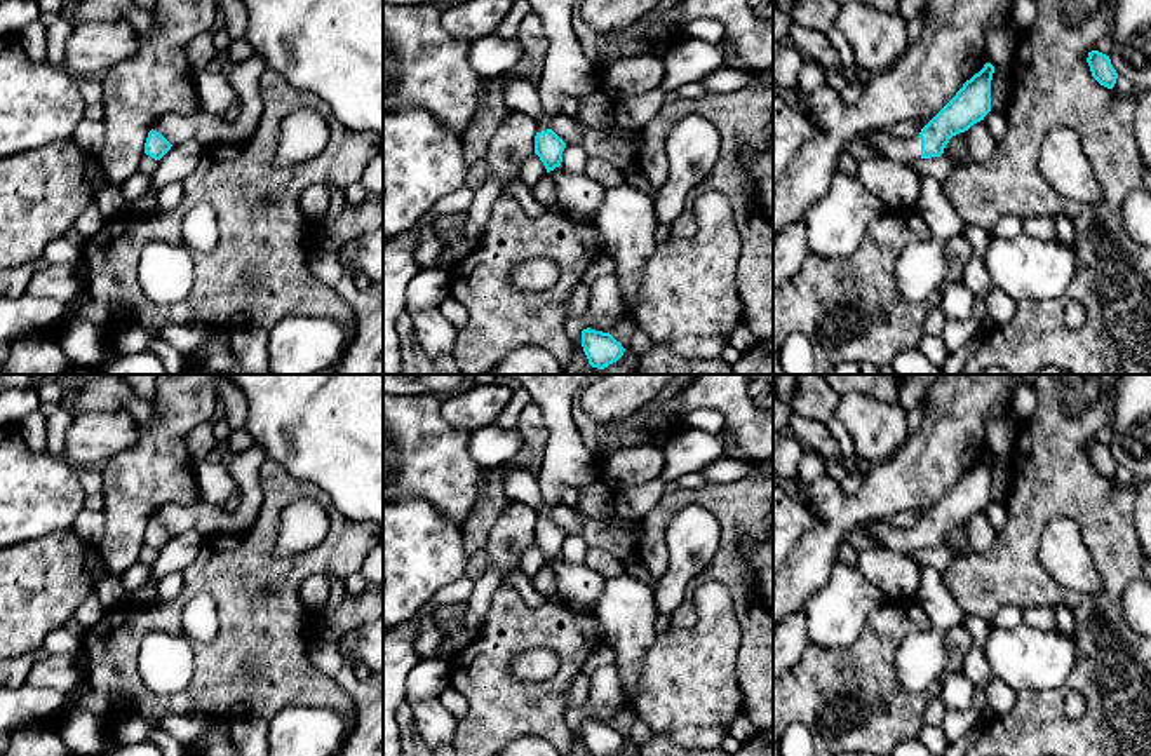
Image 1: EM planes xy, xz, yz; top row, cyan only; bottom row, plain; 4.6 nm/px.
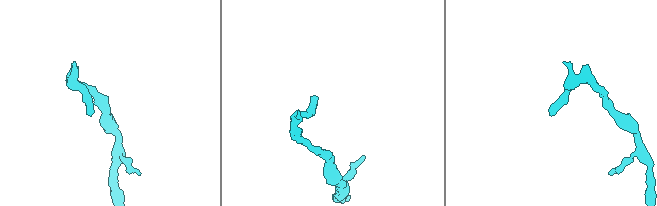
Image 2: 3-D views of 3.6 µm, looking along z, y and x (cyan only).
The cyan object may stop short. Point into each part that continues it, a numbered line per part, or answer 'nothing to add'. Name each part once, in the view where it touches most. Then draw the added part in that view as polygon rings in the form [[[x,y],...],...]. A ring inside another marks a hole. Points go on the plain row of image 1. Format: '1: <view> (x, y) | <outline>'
1: yz (906, 540) | [[[883,519],[869,521],[858,524],[855,530],[862,530],[867,537],[871,537],[876,547],[885,547],[893,552],[909,554],[912,550],[921,549],[921,528],[919,524],[911,530],[893,530],[883,523]]]

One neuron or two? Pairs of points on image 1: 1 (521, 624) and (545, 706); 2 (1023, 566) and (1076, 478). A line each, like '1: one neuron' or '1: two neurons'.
1: one neuron
2: one neuron

